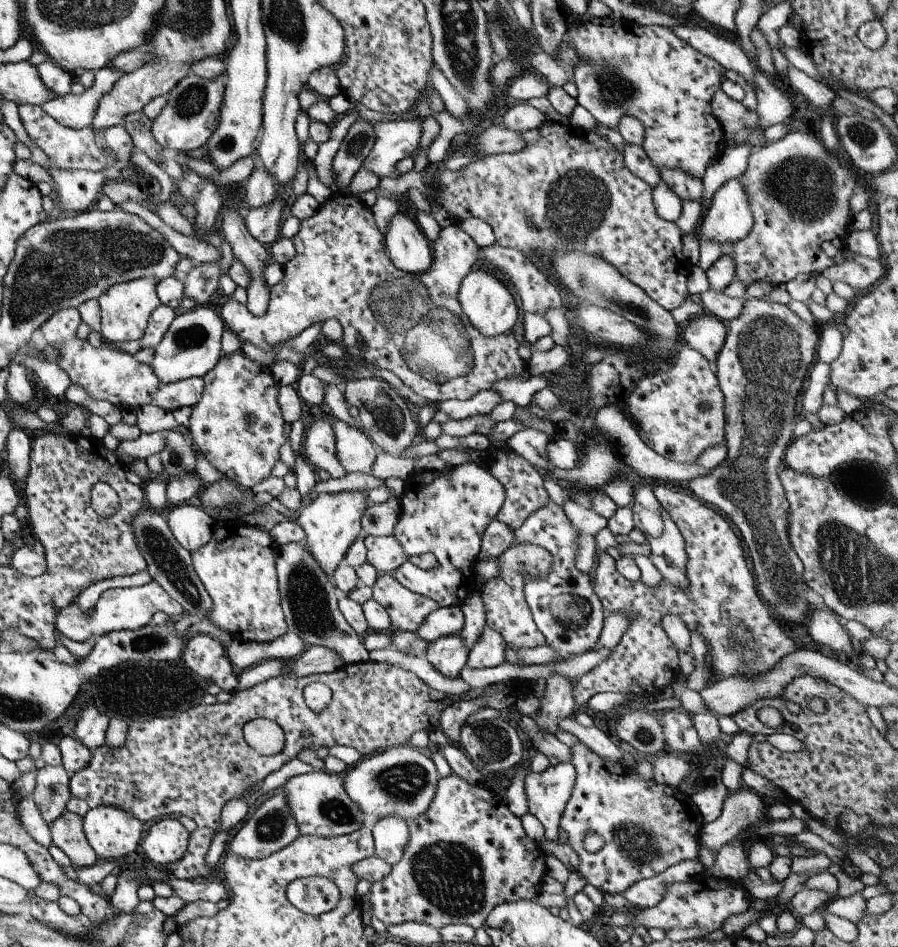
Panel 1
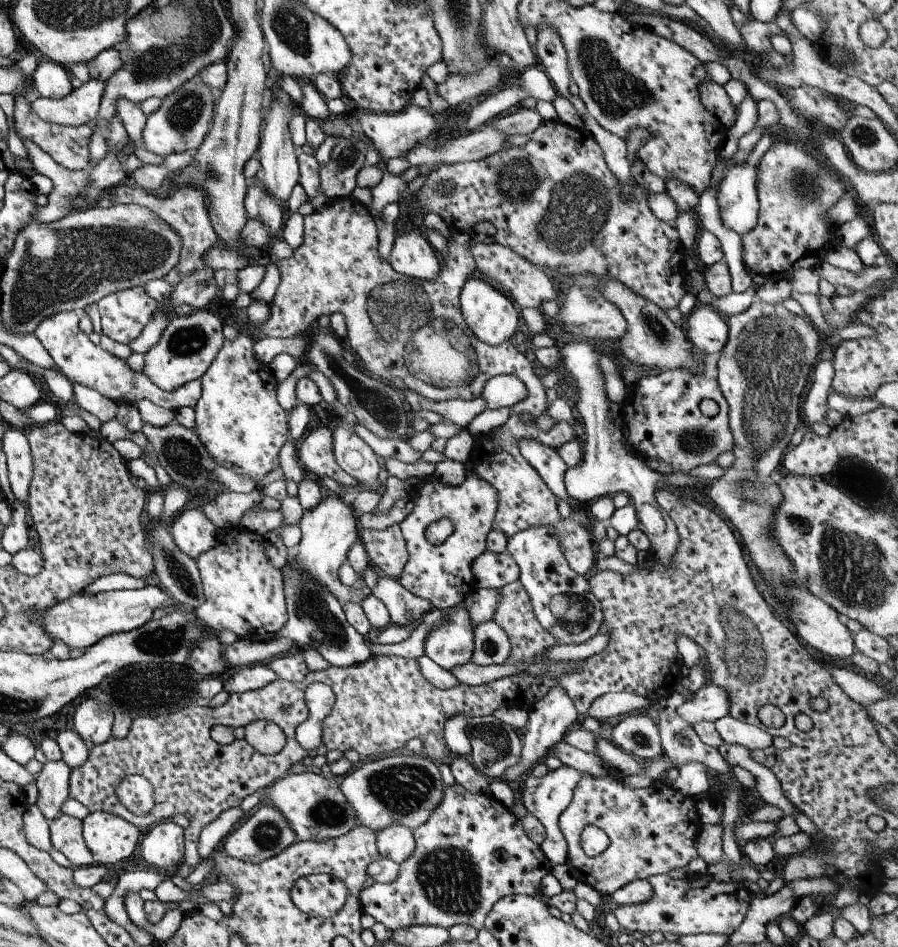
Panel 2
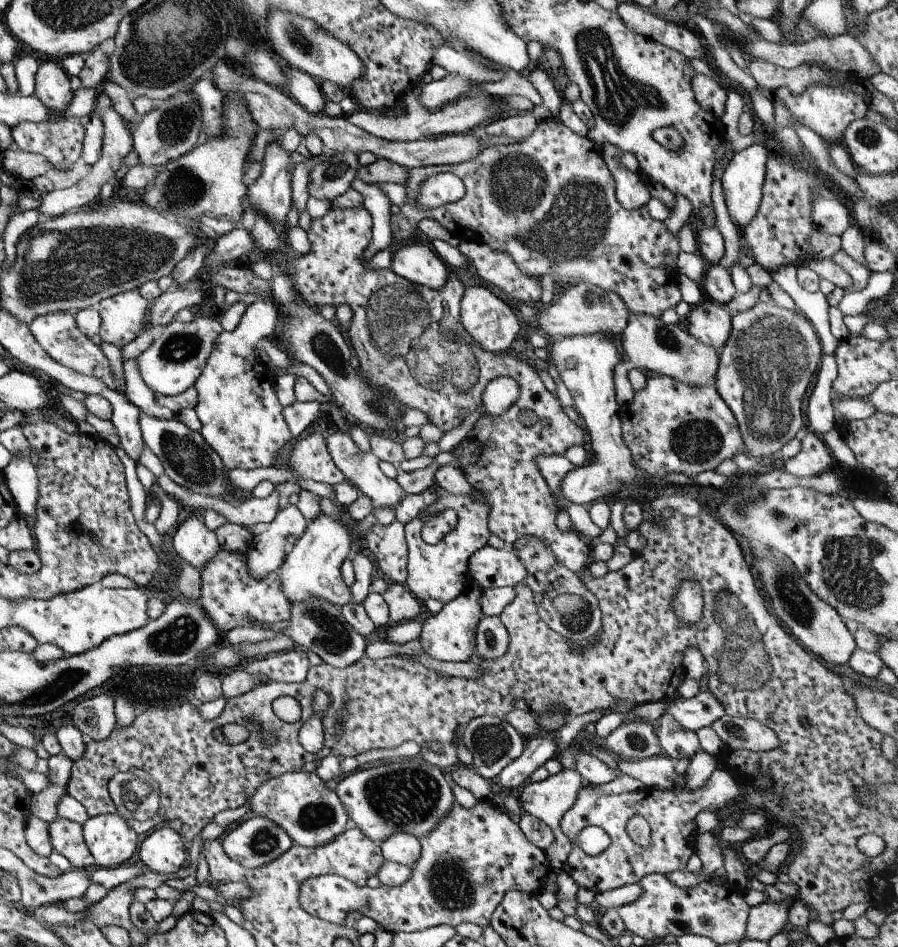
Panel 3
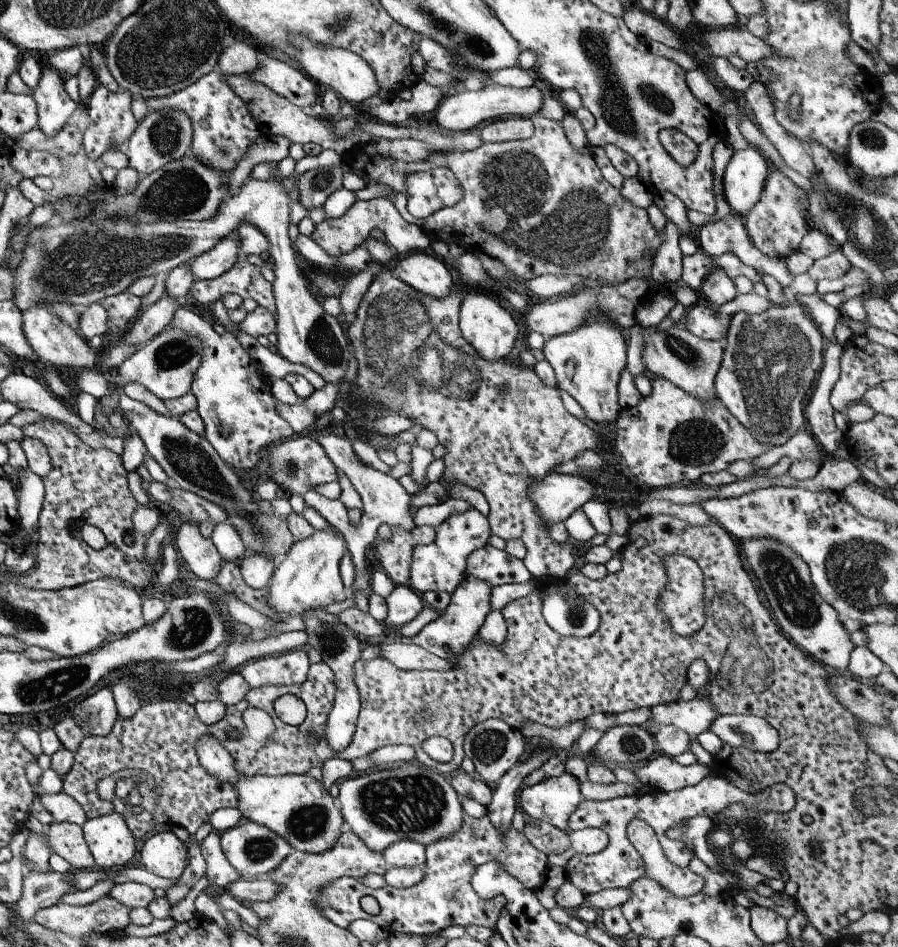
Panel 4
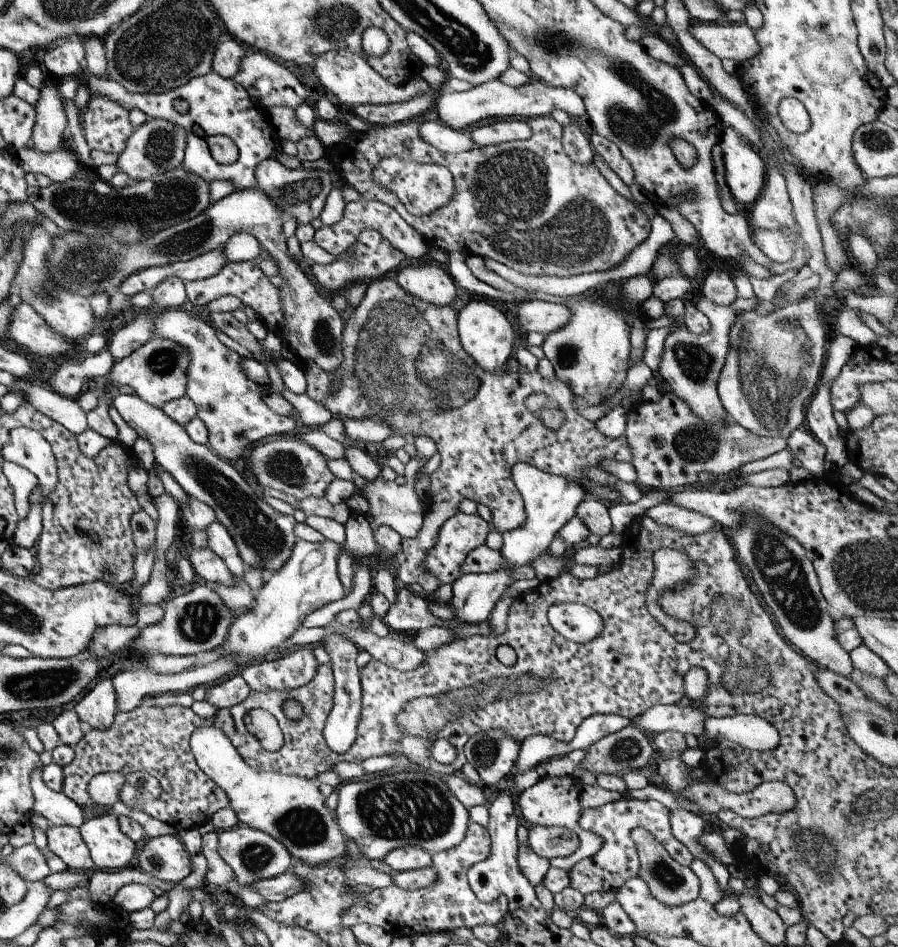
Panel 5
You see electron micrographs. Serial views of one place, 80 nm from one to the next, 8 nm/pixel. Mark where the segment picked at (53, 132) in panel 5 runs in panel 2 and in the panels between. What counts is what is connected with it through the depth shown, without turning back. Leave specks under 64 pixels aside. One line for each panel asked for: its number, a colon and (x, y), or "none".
2: (50, 80)
3: (51, 84)
4: (53, 106)

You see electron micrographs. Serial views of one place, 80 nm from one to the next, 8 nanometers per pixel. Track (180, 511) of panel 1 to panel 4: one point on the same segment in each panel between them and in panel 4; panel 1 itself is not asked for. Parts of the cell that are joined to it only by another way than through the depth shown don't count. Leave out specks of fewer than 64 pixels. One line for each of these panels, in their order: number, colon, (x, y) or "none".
2: (192, 532)
3: (193, 541)
4: (199, 555)

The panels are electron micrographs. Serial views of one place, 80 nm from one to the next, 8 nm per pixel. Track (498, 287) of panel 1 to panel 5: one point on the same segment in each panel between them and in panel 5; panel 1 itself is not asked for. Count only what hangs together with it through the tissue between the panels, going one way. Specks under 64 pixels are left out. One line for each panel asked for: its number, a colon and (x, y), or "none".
2: (491, 317)
3: (490, 322)
4: (490, 330)
5: (483, 332)

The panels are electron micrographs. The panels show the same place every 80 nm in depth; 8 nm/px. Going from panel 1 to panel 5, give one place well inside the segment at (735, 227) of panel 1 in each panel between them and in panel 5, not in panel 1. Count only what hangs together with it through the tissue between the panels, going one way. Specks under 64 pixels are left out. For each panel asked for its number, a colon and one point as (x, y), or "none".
2: (736, 199)
3: (742, 179)
4: (744, 177)
5: (744, 169)

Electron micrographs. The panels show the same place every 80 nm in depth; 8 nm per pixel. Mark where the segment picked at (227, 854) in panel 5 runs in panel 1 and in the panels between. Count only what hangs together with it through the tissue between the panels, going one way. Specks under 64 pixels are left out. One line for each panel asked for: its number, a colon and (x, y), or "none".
1: (271, 826)
2: (264, 834)
3: (256, 841)
4: (252, 850)

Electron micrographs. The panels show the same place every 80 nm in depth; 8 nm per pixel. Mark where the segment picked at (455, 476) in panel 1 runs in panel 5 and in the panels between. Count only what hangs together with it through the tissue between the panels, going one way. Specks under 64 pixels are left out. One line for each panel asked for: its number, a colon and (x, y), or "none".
2: (442, 575)
3: (439, 572)
4: (437, 567)
5: (462, 533)

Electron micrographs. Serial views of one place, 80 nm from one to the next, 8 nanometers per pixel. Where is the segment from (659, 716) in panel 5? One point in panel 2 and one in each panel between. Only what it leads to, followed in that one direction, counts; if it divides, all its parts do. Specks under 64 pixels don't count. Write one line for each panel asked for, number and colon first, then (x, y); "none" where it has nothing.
2: (710, 702)
3: (699, 711)
4: (695, 716)

